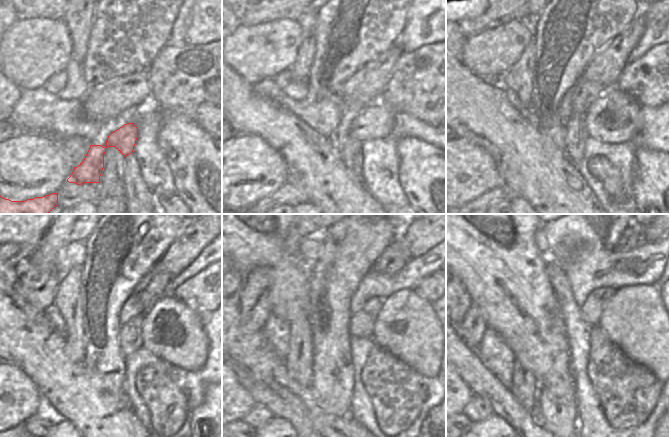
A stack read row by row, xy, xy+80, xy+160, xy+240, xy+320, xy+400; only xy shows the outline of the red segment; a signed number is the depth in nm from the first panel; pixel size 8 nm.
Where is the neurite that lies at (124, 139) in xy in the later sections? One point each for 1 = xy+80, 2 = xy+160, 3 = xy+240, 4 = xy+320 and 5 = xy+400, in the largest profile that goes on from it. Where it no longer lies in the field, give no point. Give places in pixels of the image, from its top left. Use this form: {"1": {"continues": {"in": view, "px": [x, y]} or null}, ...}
{"1": {"continues": {"in": "xy+80", "px": [374, 122]}}, "2": {"continues": {"in": "xy+160", "px": [614, 117]}}, "3": {"continues": {"in": "xy+240", "px": [172, 332]}}, "4": {"continues": {"in": "xy+320", "px": [407, 327]}}, "5": {"continues": {"in": "xy+400", "px": [635, 319]}}}

